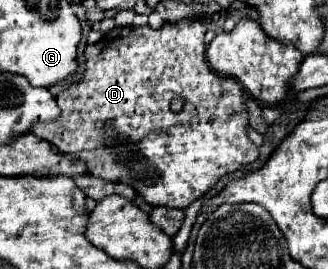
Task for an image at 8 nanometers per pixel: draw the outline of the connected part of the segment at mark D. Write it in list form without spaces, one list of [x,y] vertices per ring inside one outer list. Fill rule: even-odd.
[[[186,18],[180,20],[176,24],[164,24],[162,28],[154,30],[150,26],[124,26],[124,28],[114,28],[110,30],[102,40],[98,40],[96,44],[88,44],[84,50],[84,76],[70,84],[68,88],[64,88],[56,102],[60,106],[60,116],[52,122],[44,122],[44,124],[34,124],[30,128],[32,134],[52,142],[58,150],[74,154],[76,158],[80,158],[86,164],[86,172],[90,176],[108,180],[108,182],[122,182],[132,186],[148,204],[156,204],[156,206],[176,206],[176,208],[184,208],[188,206],[192,200],[200,198],[202,194],[206,194],[220,176],[238,170],[244,164],[250,164],[258,158],[258,146],[254,142],[250,142],[250,138],[246,136],[246,126],[248,126],[248,114],[244,108],[244,100],[242,100],[242,86],[230,78],[230,76],[220,76],[216,70],[210,68],[208,60],[204,60],[204,24],[198,18]],[[174,98],[182,98],[184,106],[180,112],[172,112],[170,104]]]

